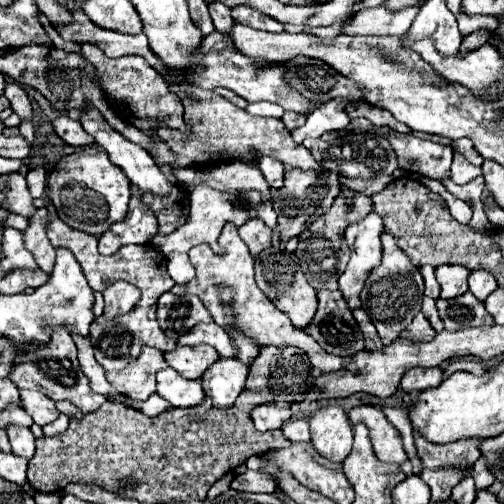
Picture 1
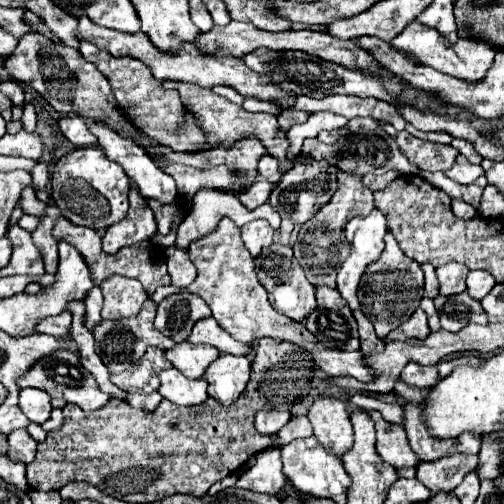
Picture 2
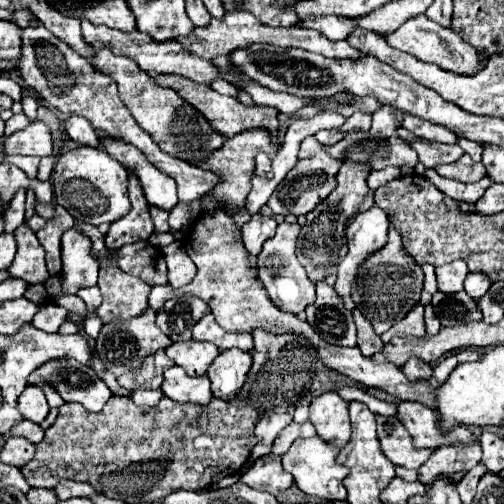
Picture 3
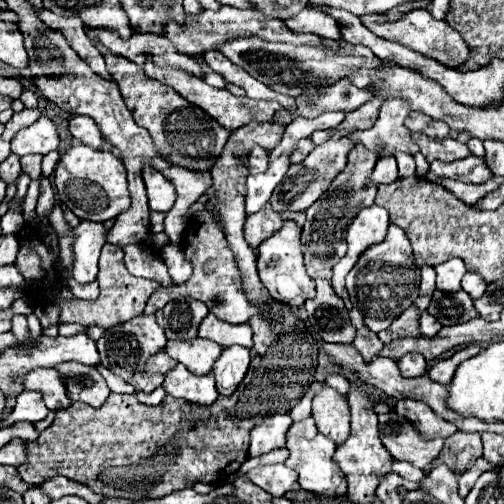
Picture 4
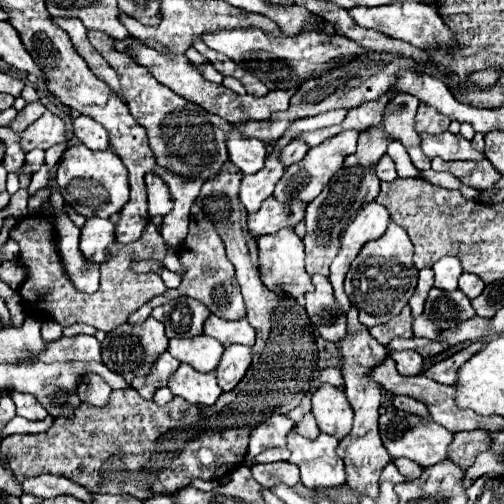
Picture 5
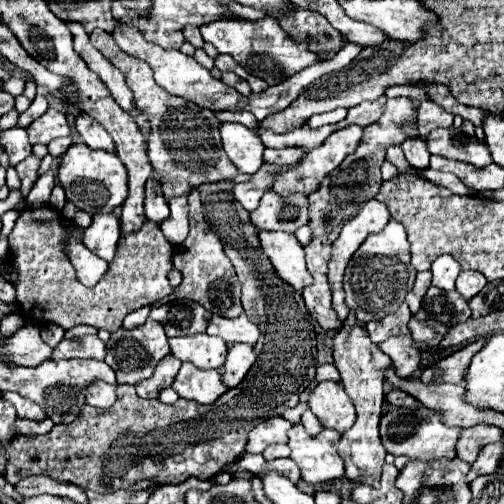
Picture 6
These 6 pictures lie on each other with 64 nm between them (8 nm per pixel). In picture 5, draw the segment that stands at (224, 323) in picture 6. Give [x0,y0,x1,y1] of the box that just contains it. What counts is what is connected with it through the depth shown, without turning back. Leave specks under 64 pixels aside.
[204,314,256,346]

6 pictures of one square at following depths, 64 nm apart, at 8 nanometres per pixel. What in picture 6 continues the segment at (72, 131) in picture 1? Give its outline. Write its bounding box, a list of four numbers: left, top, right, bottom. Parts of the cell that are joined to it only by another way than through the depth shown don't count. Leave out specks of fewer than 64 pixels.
[76,114,114,152]

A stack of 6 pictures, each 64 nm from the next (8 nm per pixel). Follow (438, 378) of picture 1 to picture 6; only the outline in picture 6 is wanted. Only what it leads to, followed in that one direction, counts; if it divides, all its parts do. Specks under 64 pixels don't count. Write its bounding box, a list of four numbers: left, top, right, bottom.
[380,336,420,378]

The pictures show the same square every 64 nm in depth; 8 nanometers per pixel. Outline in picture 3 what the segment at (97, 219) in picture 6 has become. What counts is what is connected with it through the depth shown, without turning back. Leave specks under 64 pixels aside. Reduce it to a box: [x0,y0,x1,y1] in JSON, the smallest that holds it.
[62,228,98,294]

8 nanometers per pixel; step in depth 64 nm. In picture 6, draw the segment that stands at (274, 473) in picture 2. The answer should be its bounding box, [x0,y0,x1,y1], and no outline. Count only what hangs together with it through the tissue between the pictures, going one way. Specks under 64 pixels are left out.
[266,458,300,484]

